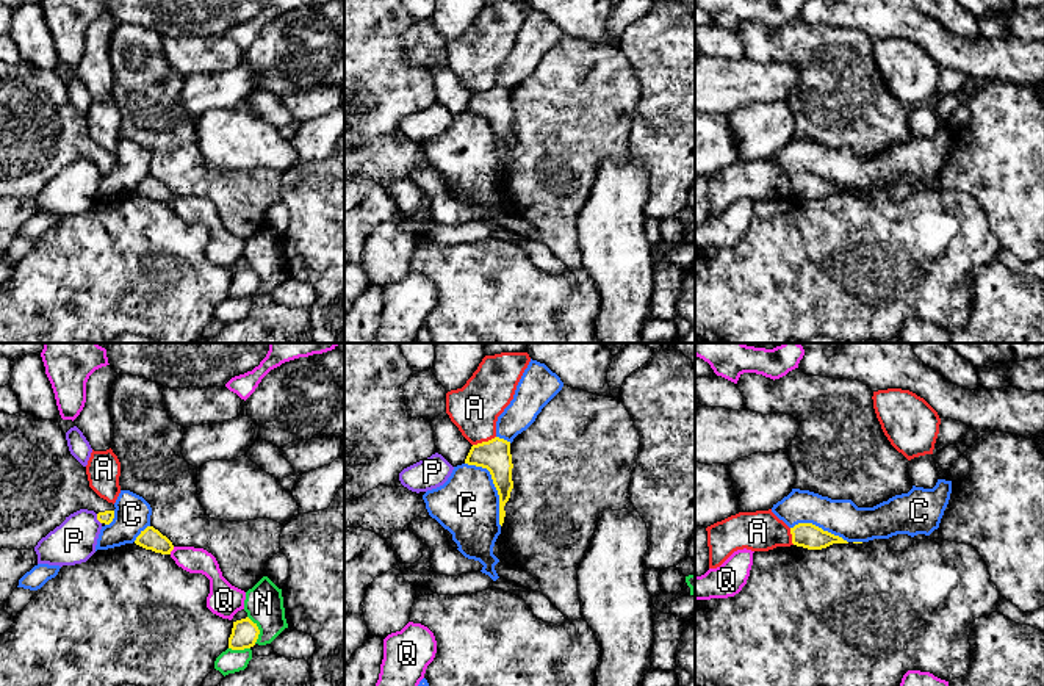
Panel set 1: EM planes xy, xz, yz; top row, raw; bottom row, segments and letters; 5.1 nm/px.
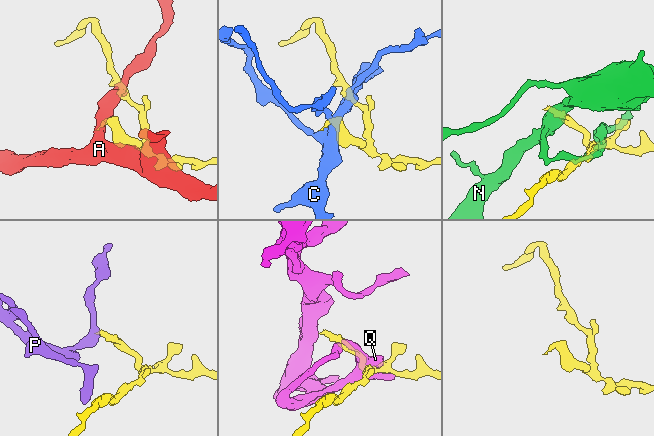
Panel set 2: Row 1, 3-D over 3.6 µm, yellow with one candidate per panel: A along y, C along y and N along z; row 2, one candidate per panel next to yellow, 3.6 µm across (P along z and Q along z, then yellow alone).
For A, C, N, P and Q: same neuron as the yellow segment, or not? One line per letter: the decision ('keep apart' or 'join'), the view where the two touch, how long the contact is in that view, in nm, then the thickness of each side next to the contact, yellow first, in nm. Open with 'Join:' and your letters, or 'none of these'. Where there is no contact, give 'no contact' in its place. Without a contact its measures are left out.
Join: none of these
A: keep apart | xz | 130 nm | 160/260 nm
C: keep apart | xz | 380 nm | 160/320 nm
N: keep apart | xy | 150 nm | 140/200 nm
P: keep apart | xy | 60 nm | 70/220 nm
Q: keep apart | xy | 50 nm | 110/130 nm

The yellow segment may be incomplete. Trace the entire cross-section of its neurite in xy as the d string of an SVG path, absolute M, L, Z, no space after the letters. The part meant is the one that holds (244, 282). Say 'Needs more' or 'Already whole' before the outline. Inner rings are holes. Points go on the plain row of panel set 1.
Already whole. M249 266L233 271L229 298L244 299L255 294L260 279Z

